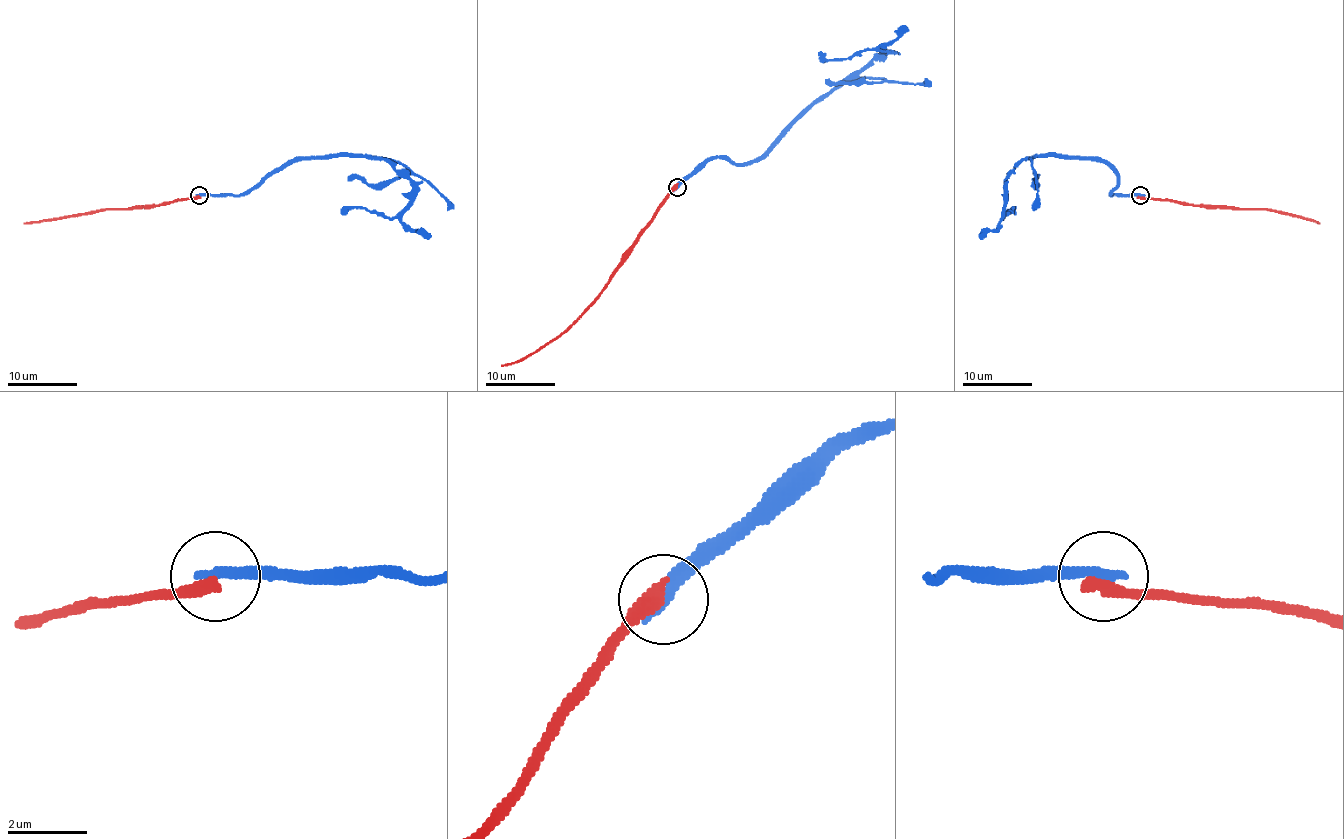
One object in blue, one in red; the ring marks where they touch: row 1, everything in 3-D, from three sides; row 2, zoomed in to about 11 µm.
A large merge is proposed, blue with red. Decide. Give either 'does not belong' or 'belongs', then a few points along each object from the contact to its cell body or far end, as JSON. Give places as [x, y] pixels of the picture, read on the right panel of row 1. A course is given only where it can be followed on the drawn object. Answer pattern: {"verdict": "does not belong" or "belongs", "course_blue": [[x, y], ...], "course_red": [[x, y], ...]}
{"verdict": "does not belong", "course_blue": [[1141, 195], [1111, 195], [1116, 174], [1106, 163], [1034, 156], [1004, 181], [1003, 217], [1013, 207], [1004, 214]], "course_red": [[1139, 195], [1195, 205], [1272, 209], [1319, 223]]}

